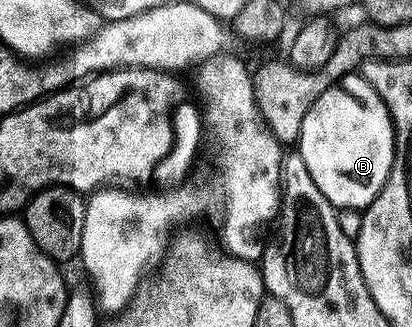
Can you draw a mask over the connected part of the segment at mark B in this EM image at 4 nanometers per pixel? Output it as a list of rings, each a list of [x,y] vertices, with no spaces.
[[[350,74],[323,90],[323,94],[319,94],[316,107],[333,109],[330,112],[311,110],[305,115],[301,123],[299,155],[303,158],[315,186],[319,186],[321,193],[332,202],[334,208],[364,210],[383,190],[393,165],[395,137],[393,120],[387,106],[381,102],[379,94],[366,82],[364,76]]]

